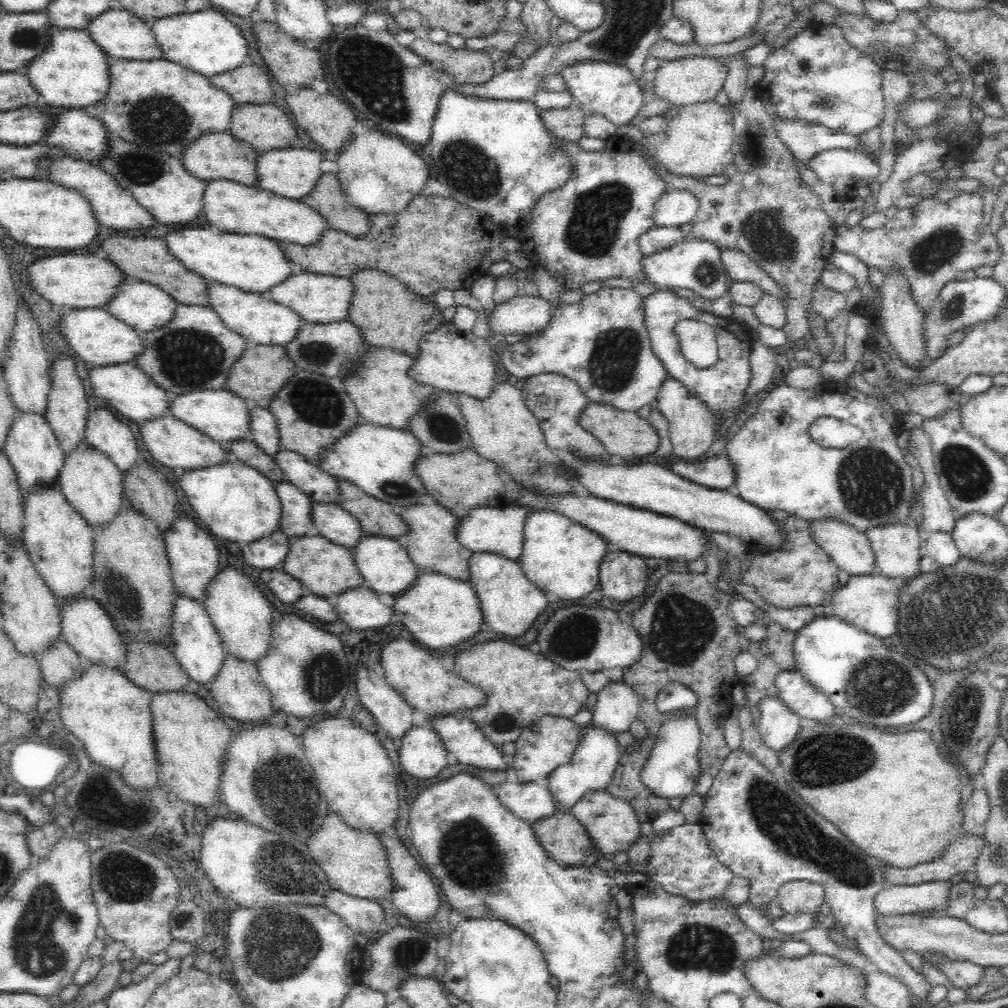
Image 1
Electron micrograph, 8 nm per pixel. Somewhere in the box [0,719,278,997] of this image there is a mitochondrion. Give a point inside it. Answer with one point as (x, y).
(38, 957)

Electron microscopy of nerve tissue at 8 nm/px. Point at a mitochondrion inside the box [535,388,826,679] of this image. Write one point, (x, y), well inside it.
(680, 631)

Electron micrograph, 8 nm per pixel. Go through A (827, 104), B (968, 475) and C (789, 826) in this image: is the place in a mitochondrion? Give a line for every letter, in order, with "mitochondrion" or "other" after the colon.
A: mitochondrion
B: mitochondrion
C: mitochondrion

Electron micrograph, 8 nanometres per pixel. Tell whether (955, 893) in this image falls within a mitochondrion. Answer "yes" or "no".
no

